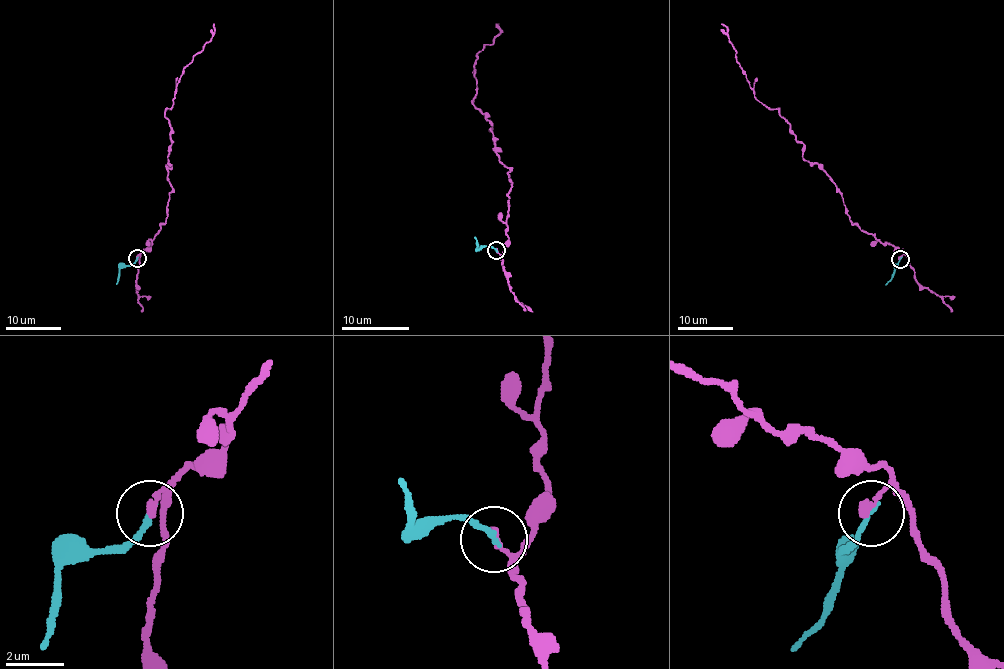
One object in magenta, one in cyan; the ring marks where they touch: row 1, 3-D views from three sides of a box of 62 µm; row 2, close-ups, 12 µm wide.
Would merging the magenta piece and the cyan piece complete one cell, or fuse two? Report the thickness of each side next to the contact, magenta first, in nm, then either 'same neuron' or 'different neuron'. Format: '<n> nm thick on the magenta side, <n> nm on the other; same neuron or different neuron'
300 nm thick on the magenta side, 190 nm on the other; different neuron

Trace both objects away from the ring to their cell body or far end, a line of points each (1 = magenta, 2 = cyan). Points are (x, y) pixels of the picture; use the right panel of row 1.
1: (899, 259), (902, 249), (854, 224), (830, 176), (803, 157), (791, 123), (754, 95), (721, 24)
2: (901, 259), (894, 266), (893, 277), (886, 284)

